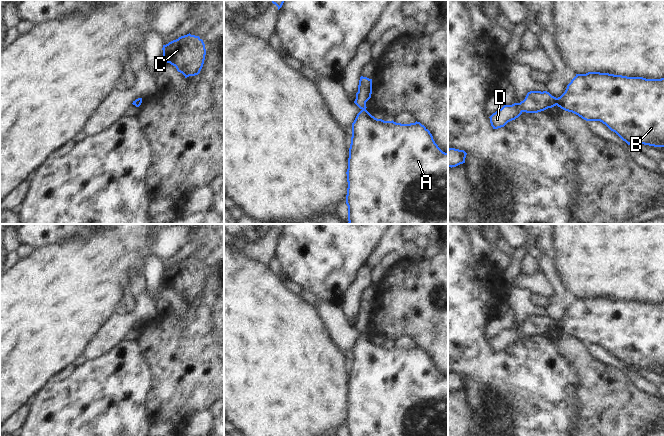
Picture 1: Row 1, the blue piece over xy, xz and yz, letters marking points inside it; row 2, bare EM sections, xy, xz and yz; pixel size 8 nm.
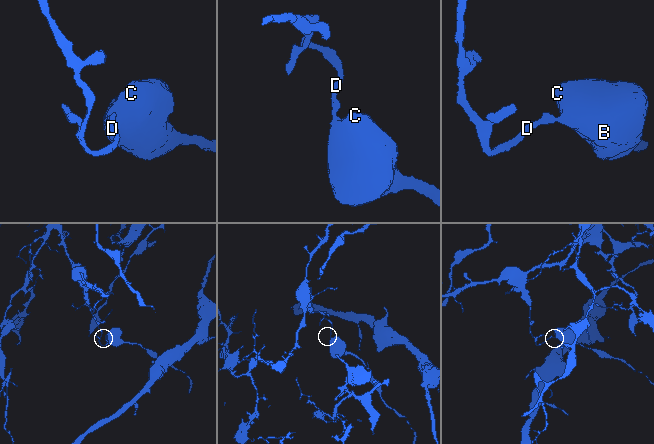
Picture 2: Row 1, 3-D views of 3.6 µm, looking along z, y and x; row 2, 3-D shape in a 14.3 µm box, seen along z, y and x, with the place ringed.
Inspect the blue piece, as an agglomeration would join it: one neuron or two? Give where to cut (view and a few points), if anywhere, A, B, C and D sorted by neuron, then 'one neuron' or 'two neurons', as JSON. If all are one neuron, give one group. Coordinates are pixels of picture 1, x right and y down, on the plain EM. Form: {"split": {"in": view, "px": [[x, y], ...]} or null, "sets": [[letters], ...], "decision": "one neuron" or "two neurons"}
{"split": {"in": "yz", "px": [[557, 322], [555, 328]]}, "sets": [["A", "B", "C"], ["D"]], "decision": "two neurons"}

